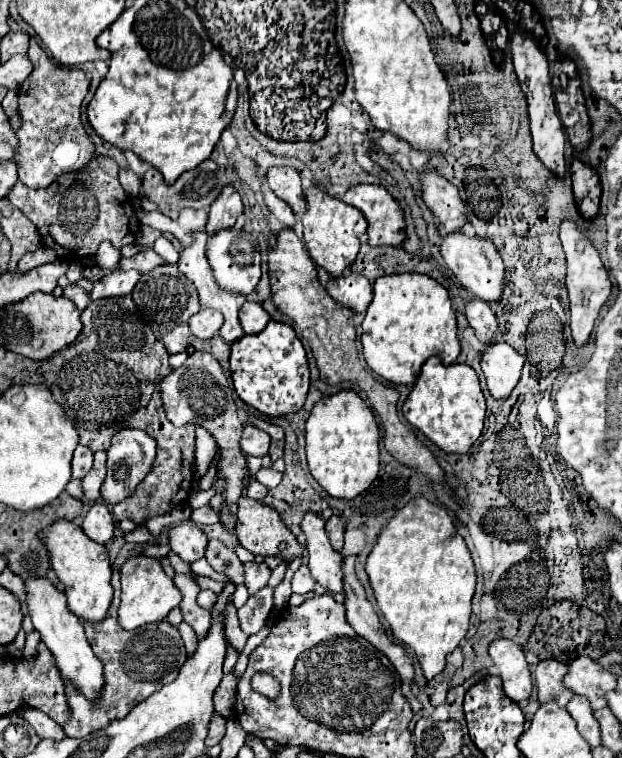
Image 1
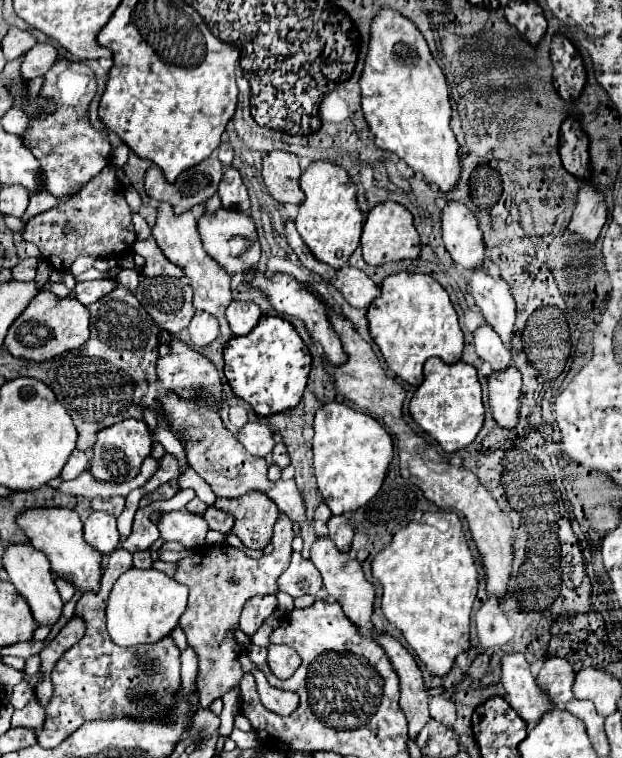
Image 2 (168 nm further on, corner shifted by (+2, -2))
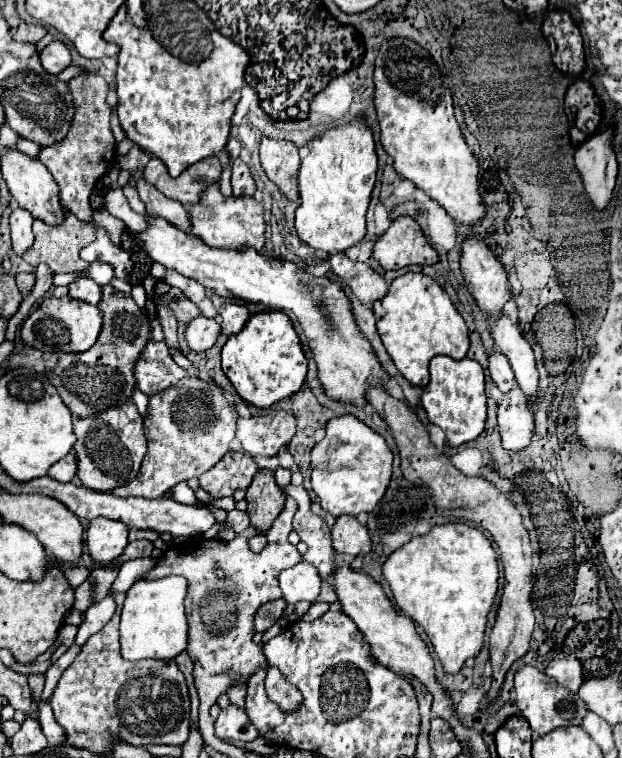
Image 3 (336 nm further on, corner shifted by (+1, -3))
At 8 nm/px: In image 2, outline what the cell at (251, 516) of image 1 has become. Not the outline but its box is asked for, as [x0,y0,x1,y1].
[217,493,279,549]

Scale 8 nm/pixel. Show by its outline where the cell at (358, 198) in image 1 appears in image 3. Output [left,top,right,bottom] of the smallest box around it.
[372,216,438,270]

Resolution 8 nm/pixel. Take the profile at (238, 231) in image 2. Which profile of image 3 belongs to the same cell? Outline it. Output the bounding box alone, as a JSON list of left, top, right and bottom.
[190,184,266,252]

